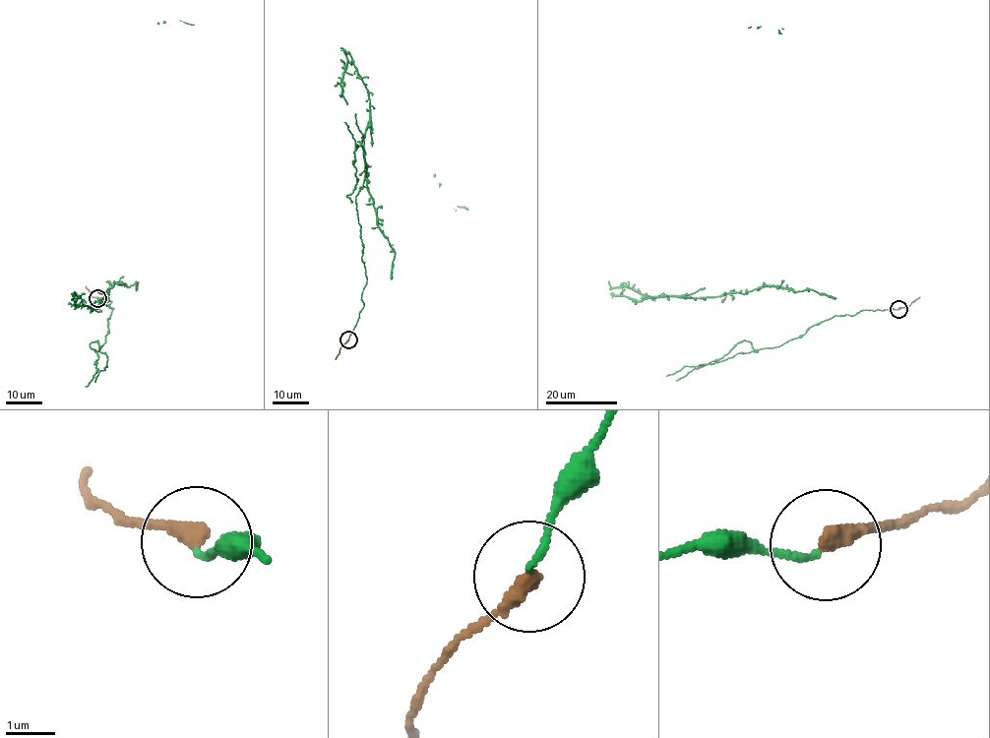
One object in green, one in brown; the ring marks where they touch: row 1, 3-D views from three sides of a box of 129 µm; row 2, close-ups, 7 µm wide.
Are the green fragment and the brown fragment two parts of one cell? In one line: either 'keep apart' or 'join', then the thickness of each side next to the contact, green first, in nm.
join; calibres 120 and 360 nm

